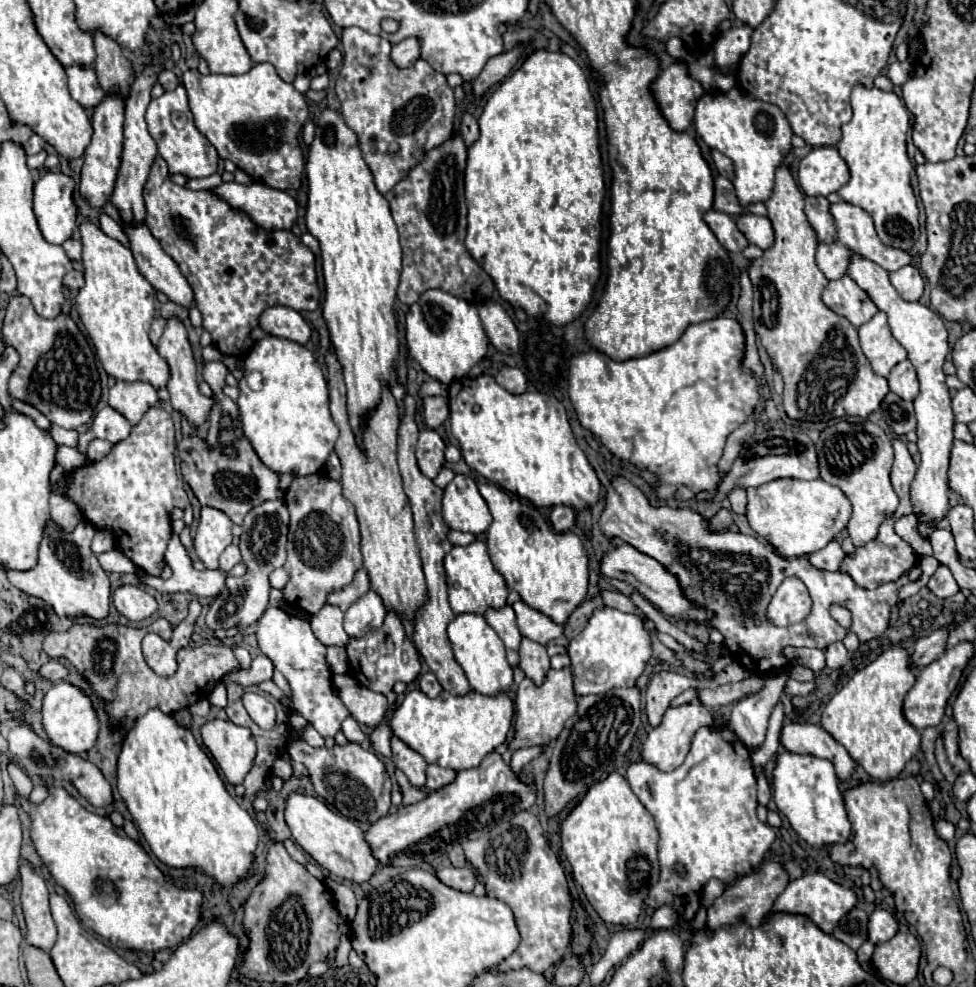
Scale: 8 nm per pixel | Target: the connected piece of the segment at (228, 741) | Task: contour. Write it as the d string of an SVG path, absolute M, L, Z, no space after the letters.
M210 720L200 728L202 742L224 772L226 780L236 786L242 784L252 768L256 756L256 742L248 728L226 720Z

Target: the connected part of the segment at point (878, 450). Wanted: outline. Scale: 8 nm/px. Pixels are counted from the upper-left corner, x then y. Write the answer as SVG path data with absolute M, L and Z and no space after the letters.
M844 416L832 420L816 442L820 478L840 488L852 502L852 518L848 522L848 536L852 544L864 546L876 538L880 524L892 516L898 508L898 494L890 484L890 470L894 460L892 444L886 432L870 420L858 420L858 416Z

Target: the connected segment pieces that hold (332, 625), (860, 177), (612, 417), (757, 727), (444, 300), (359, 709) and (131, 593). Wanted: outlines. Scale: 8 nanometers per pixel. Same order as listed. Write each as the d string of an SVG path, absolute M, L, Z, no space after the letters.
M324 606L318 614L310 618L312 632L324 646L346 646L348 644L348 636L342 628L342 616L344 612L340 608Z
M856 86L850 100L854 116L842 126L842 140L836 146L850 168L850 180L838 194L844 202L860 206L872 216L876 234L886 246L910 250L920 236L918 204L910 186L912 164L906 154L910 116L904 102L894 92Z
M716 318L716 320L702 322L702 324L694 324L682 334L682 338L676 344L672 344L668 348L662 348L662 350L658 350L658 352L654 352L654 354L650 354L646 358L614 362L608 356L600 354L598 350L590 350L586 354L578 354L574 358L574 362L572 362L572 366L570 366L570 388L568 388L570 400L574 404L574 410L578 414L580 424L584 428L588 428L592 434L596 434L600 438L600 442L602 442L602 446L606 446L616 458L632 462L638 470L648 470L648 472L656 474L658 482L652 486L652 494L658 500L672 500L680 486L686 486L694 494L698 494L698 492L704 492L704 490L712 490L724 478L724 474L718 470L718 462L720 462L720 458L724 454L726 438L728 438L730 432L734 432L734 428L738 428L738 424L742 424L742 420L746 420L746 416L754 414L754 408L756 408L756 404L760 400L760 386L758 386L754 374L744 370L744 366L742 366L744 352L746 352L746 342L744 342L742 326L732 318Z
M788 670L770 674L764 678L764 688L756 694L750 694L738 700L732 706L728 728L744 742L746 748L760 748L766 738L768 718L778 704L780 694L784 692L784 682Z
M426 290L420 300L410 306L406 316L406 342L410 356L420 364L420 368L444 384L464 378L470 368L484 358L488 348L488 338L476 306L442 290Z
M338 674L332 678L332 682L340 700L360 724L366 724L366 726L380 724L388 708L388 702L382 694L370 692L348 674Z
M120 586L112 594L112 602L116 610L130 622L150 618L158 610L156 600L142 586Z

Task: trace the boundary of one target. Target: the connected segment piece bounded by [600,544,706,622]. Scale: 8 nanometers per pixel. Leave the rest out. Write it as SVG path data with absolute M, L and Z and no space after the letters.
M622 544L610 552L604 552L604 556L600 560L600 572L608 578L618 578L618 580L624 580L626 584L634 586L636 592L640 592L646 600L650 600L666 616L694 620L694 622L698 622L698 620L702 620L702 616L706 616L706 612L698 612L698 608L690 608L690 602L682 596L682 588L678 588L678 580L674 580L674 576L670 576L670 572L666 572L666 568L662 568L662 564L658 564L654 558L638 552L630 544Z

